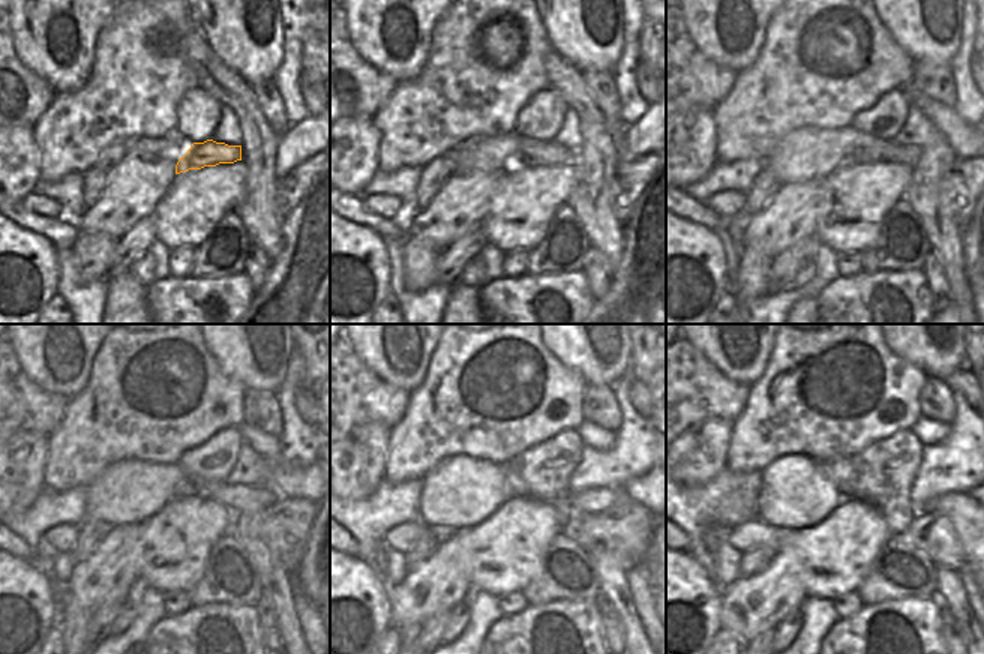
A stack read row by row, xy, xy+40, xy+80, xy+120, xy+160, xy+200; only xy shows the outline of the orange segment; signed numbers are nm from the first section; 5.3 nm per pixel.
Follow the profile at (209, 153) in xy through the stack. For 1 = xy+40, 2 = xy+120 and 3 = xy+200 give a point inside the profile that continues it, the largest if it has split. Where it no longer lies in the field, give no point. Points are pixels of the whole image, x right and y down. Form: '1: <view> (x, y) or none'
1: xy+40 (551, 153)
2: xy+120 (189, 488)
3: xy+200 (839, 470)

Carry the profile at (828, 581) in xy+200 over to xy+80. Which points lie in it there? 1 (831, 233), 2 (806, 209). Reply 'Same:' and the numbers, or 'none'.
Same: 1

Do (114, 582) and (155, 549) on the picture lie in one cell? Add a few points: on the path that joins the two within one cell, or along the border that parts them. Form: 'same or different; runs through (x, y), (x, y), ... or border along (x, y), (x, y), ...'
different; border along (138, 527), (140, 576)

